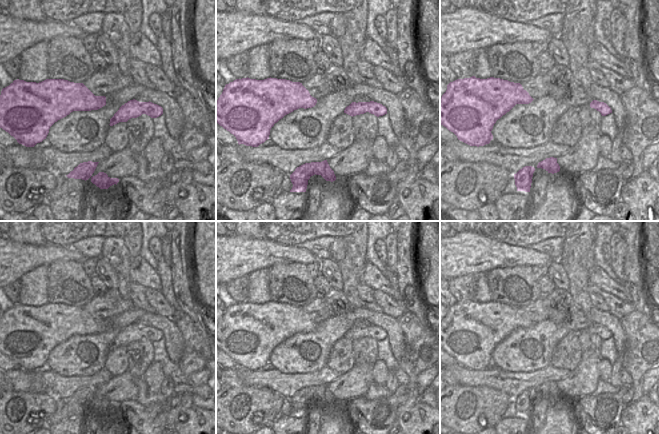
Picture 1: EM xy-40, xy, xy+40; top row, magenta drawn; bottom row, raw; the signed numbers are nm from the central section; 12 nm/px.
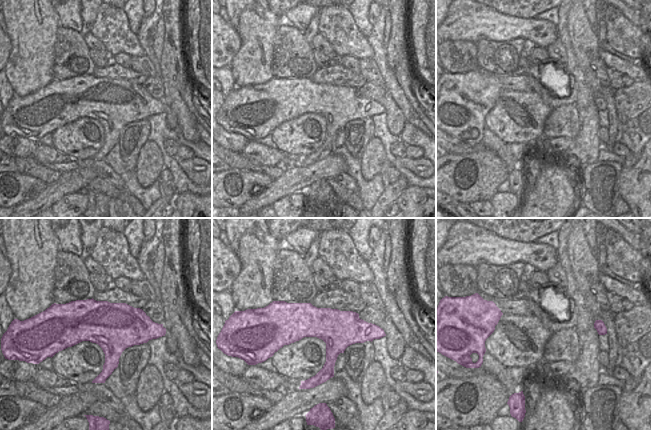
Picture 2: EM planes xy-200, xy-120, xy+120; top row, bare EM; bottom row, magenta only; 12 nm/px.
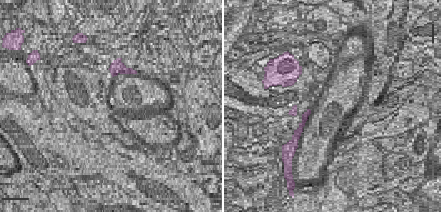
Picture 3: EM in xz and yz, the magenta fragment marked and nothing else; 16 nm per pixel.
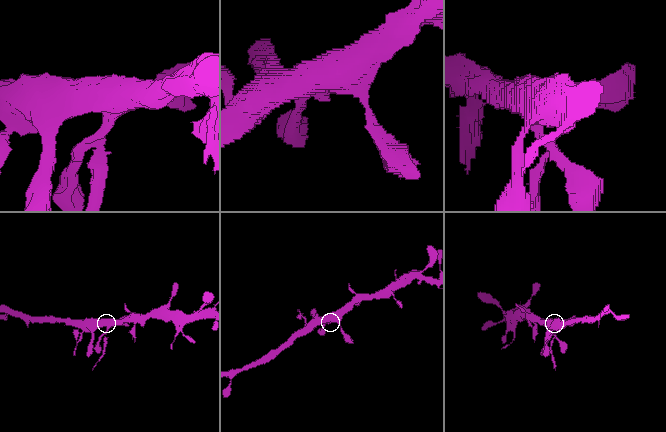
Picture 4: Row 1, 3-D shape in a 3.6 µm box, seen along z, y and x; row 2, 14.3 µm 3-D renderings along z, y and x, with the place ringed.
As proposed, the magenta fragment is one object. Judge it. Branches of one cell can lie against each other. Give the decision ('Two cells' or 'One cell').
Two cells

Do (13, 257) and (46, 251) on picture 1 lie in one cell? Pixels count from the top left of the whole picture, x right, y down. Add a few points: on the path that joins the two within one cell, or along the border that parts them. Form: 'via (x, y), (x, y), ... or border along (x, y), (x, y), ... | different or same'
via (21, 257), (38, 255) | same

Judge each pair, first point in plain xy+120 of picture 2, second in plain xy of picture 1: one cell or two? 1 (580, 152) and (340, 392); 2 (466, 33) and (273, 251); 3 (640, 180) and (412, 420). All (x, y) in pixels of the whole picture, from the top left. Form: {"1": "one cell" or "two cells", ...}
{"1": "one cell", "2": "one cell", "3": "one cell"}

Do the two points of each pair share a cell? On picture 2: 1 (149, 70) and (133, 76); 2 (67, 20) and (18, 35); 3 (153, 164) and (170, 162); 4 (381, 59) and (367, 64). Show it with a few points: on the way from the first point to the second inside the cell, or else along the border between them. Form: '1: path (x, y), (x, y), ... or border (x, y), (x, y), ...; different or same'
1: border (130, 67), (147, 76); different
2: border (55, 10), (60, 25); different
3: border (153, 142), (161, 152), (162, 165), (164, 167); different
4: border (372, 58), (384, 83); different

